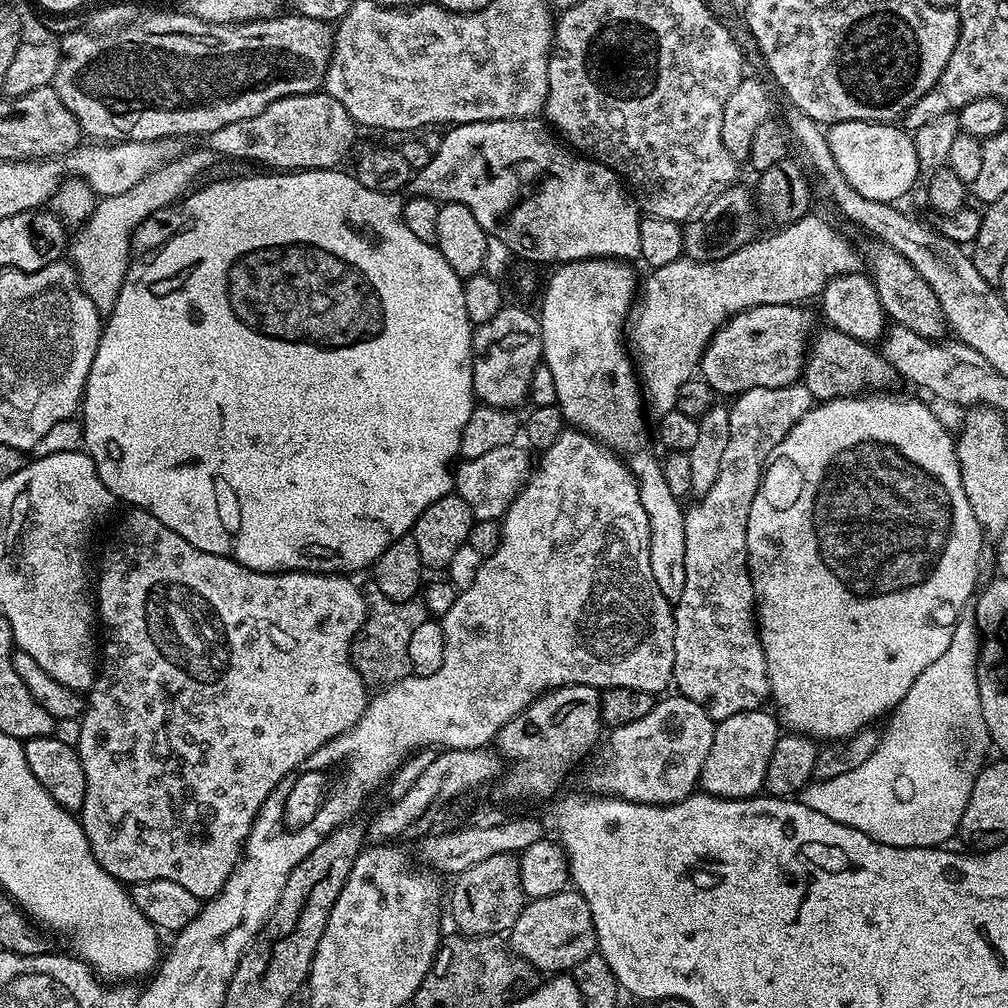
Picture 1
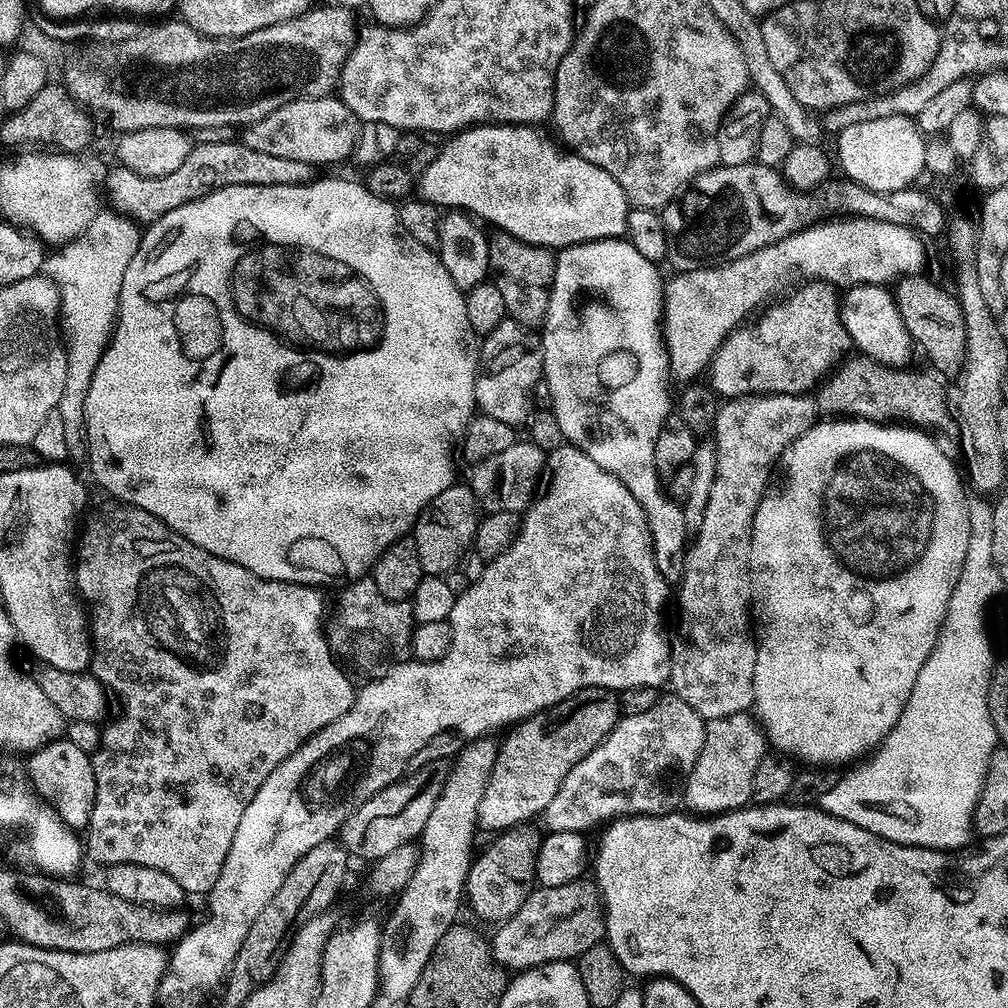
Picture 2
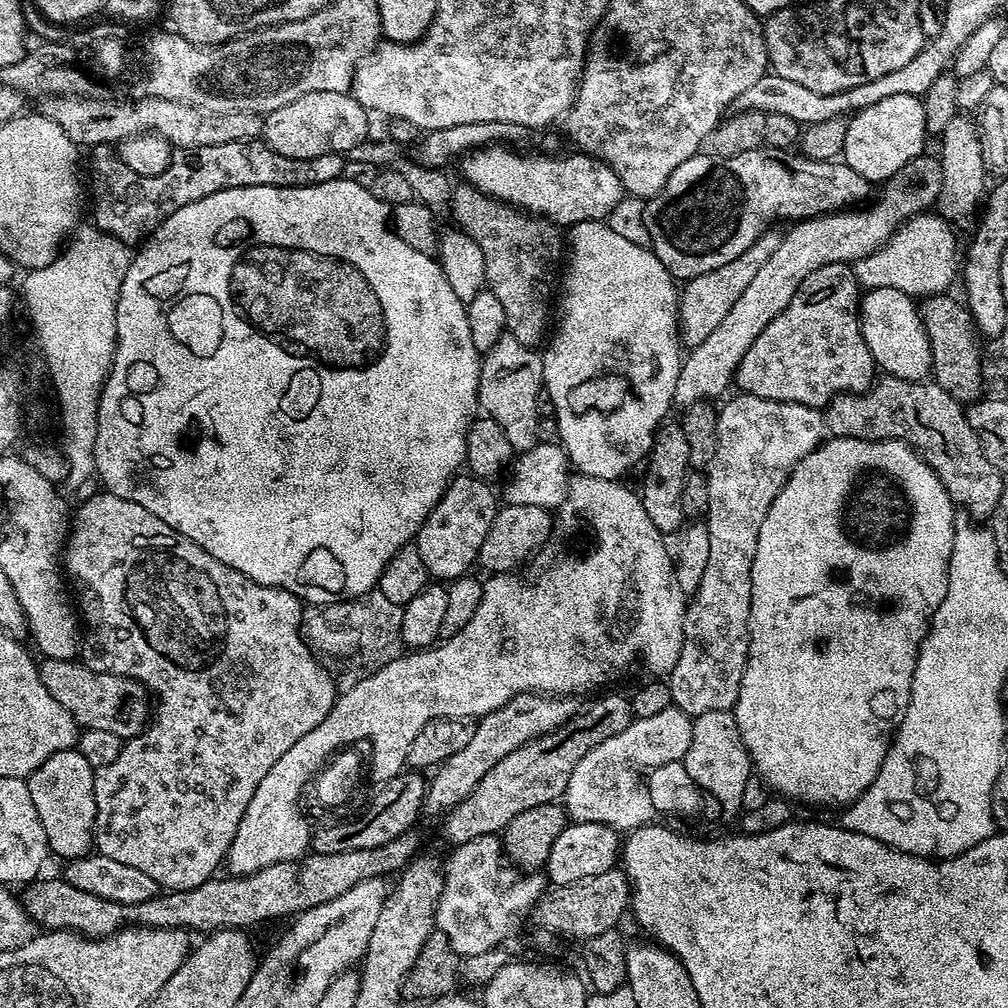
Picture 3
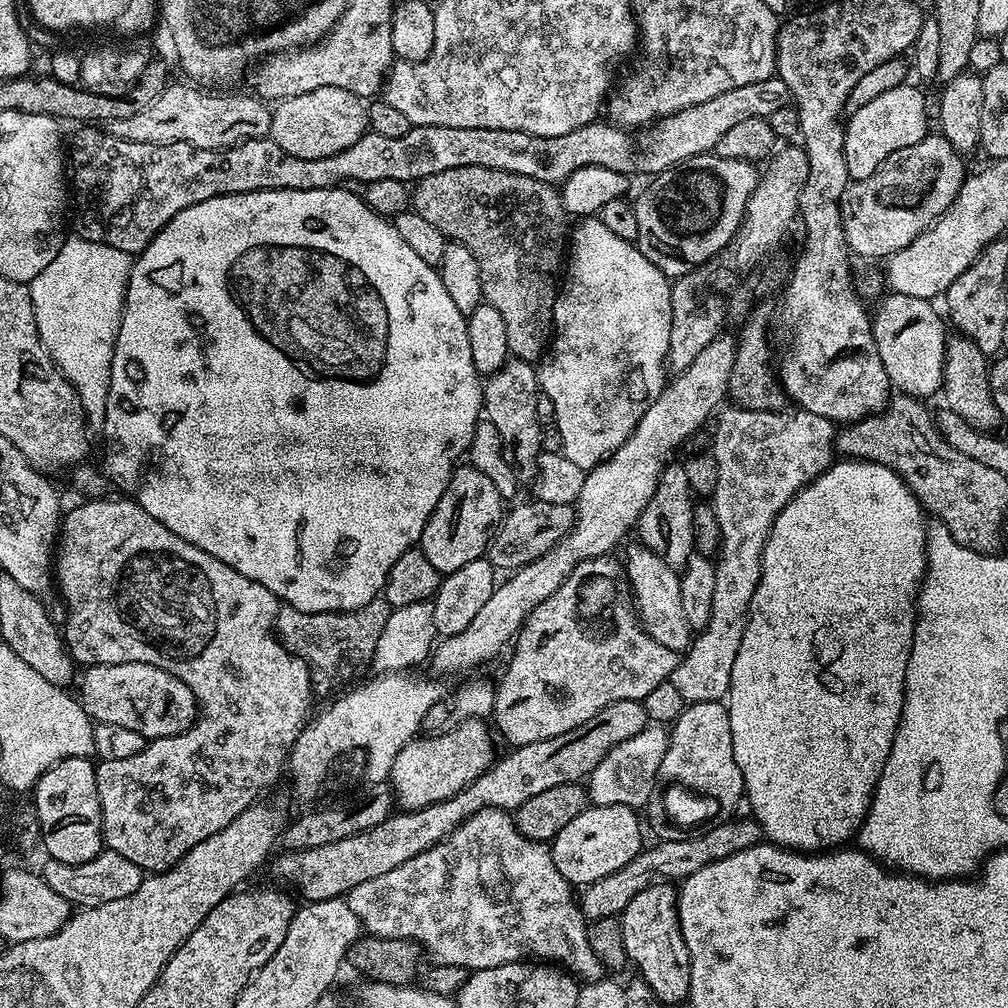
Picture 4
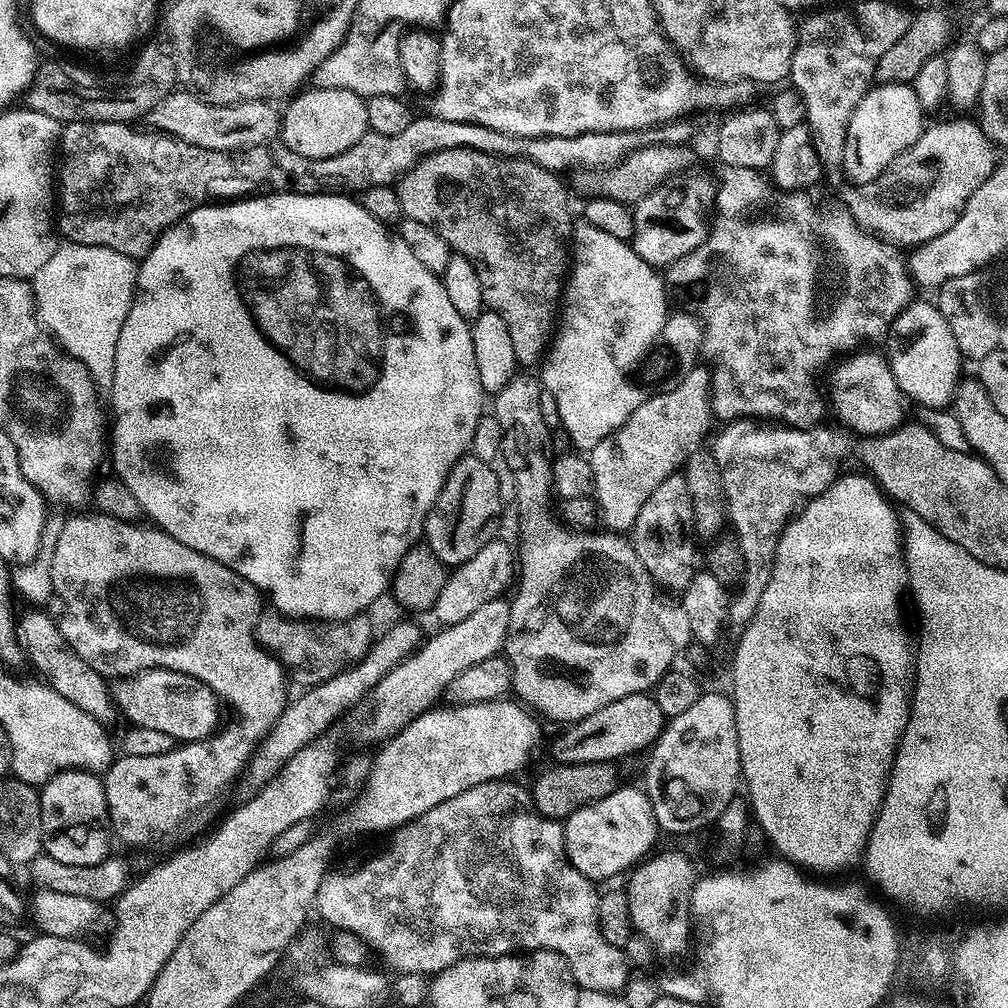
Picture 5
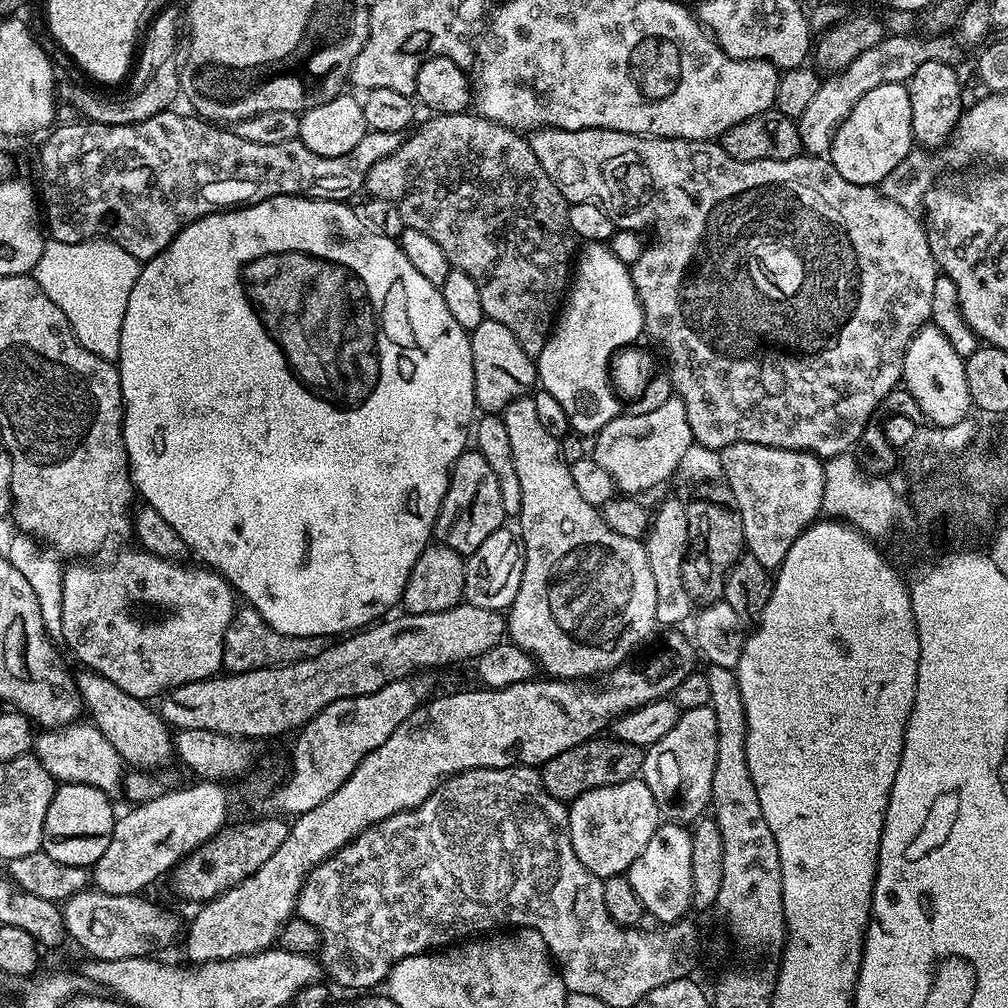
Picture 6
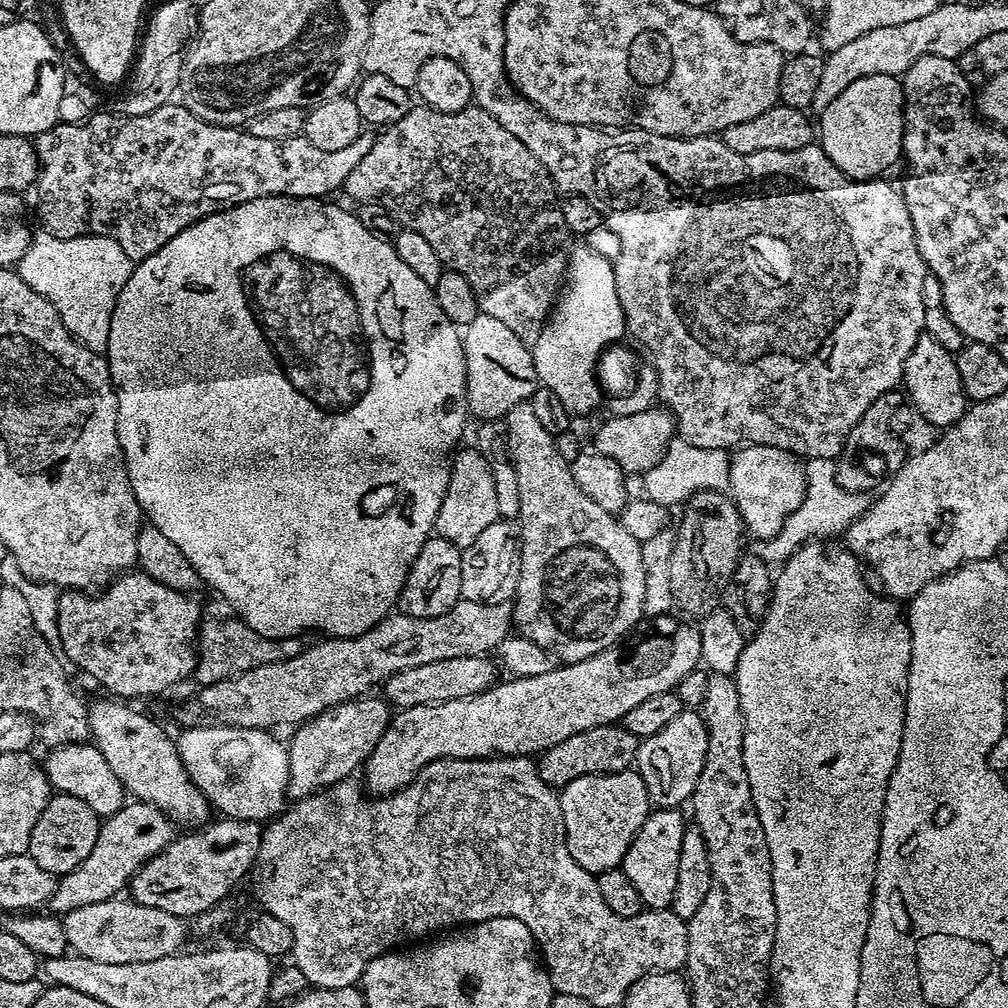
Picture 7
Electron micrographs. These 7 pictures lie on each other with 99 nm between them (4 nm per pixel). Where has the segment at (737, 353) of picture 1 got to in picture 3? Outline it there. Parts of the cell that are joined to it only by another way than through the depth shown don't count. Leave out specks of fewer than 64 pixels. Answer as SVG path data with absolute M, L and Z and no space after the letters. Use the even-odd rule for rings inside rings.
M827 264L802 282L800 289L790 298L790 306L754 338L754 346L746 350L746 358L736 368L735 387L741 393L770 398L778 402L798 402L802 406L823 409L835 396L845 392L865 392L878 376L876 361L866 346L860 329L861 285L848 264Z

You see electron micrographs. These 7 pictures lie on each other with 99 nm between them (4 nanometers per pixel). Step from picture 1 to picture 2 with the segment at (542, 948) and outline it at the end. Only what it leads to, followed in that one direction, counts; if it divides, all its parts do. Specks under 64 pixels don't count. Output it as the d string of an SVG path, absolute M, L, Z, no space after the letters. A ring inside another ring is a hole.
M581 878L556 887L541 885L537 889L527 893L518 911L491 937L492 959L505 969L523 970L554 960L577 959L590 946L601 943L607 933L602 893L593 879Z

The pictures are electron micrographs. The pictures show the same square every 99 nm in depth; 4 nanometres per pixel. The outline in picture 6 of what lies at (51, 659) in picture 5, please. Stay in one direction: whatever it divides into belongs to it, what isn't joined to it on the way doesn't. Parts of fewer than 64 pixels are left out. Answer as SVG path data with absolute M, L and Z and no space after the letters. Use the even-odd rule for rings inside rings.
M84 670L81 673L74 681L83 707L87 715L88 712L92 715L89 716L91 723L95 724L96 729L106 738L106 742L110 742L110 746L118 750L125 765L136 770L156 770L159 764L173 759L174 736L169 725L160 717L159 711L152 709L151 712L141 697L126 694L126 690L114 686L114 682L102 678L94 671Z

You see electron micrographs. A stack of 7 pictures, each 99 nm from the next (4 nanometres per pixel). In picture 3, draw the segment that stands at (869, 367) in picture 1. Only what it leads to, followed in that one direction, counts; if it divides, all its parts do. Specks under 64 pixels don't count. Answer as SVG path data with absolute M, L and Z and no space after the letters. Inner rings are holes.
M887 374L881 375L879 379L873 383L871 388L865 392L845 392L842 396L835 396L833 400L823 409L824 421L828 427L828 432L833 437L849 436L850 438L858 438L859 440L903 440L911 444L915 451L919 452L924 457L924 461L929 464L934 470L934 474L938 474L938 478L942 482L942 486L952 499L953 505L965 508L972 516L984 516L984 518L991 517L992 513L996 511L998 502L1002 498L1002 490L1006 487L1005 477L991 462L986 458L986 454L982 454L982 446L978 442L978 438L974 434L974 430L968 421L968 413L965 405L961 404L959 400L955 400L950 394L946 394L946 390L942 390L942 386L938 386L935 382L929 382L927 379L922 380L903 380L897 376L889 376Z

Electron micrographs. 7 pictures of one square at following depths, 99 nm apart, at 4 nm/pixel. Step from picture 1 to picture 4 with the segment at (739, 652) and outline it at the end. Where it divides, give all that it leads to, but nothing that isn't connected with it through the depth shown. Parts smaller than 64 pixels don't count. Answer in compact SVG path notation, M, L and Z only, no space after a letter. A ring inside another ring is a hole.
M725 407L719 413L720 421L719 416L715 421L716 437L710 444L710 451L716 455L718 462L718 486L710 503L716 510L718 526L724 535L720 551L714 560L716 581L712 617L705 628L695 633L690 647L683 653L682 659L672 672L672 684L678 686L688 704L711 700L723 701L727 697L730 670L734 670L734 658L738 655L738 646L742 646L742 634L748 625L748 609L752 606L754 590L760 581L764 547L770 530L785 506L834 462L837 429L833 421L803 410L768 412L767 409L731 407Z

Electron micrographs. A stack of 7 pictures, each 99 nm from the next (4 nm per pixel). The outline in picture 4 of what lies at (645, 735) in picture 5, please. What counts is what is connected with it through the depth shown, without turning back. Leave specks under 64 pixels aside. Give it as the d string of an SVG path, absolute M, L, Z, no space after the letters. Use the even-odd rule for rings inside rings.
M641 701L614 702L606 706L606 710L598 710L598 714L590 718L590 722L582 722L582 726L566 734L558 734L542 742L530 742L521 748L513 747L508 750L512 752L506 753L501 760L499 757L491 768L485 770L474 782L470 782L470 786L448 800L425 808L397 811L370 830L359 832L350 838L342 838L338 842L330 842L326 846L301 852L281 851L281 856L277 855L271 861L272 876L277 880L277 885L292 884L291 891L297 897L300 895L304 902L347 897L354 886L362 886L362 882L370 882L370 878L379 878L396 866L402 866L402 862L410 862L410 858L430 850L430 846L442 842L463 820L468 820L478 810L515 810L534 798L534 794L542 794L542 790L583 781L592 775L598 762L602 762L602 758L606 758L606 754L614 750L614 746L626 742L628 738L634 738L643 728L649 727L649 724Z

